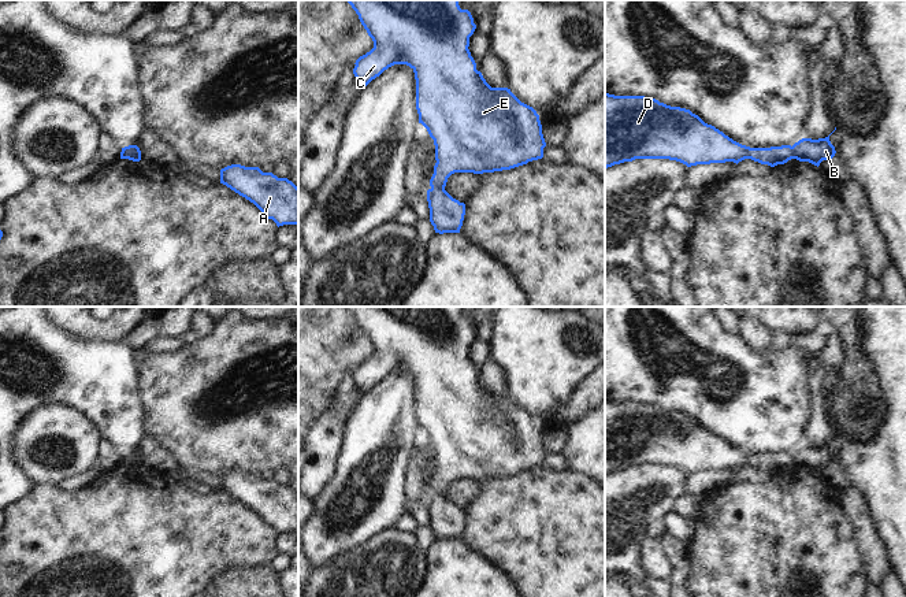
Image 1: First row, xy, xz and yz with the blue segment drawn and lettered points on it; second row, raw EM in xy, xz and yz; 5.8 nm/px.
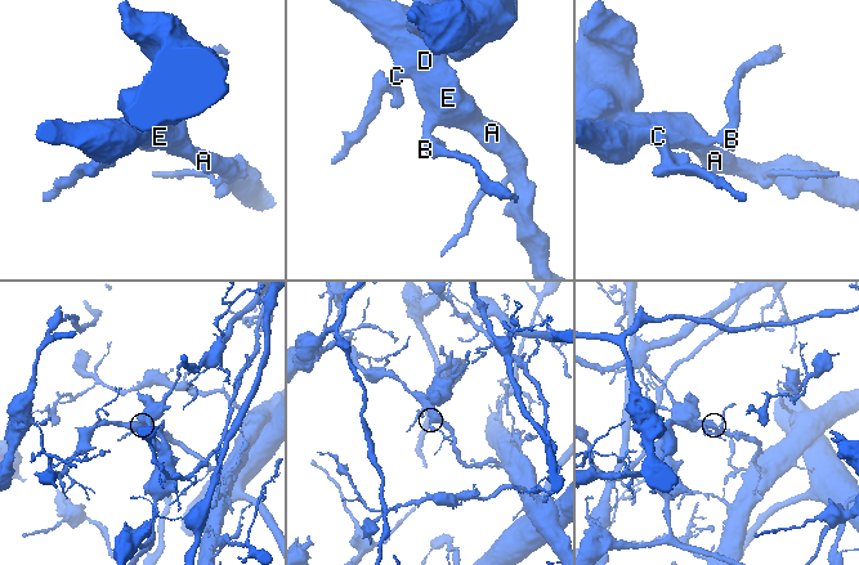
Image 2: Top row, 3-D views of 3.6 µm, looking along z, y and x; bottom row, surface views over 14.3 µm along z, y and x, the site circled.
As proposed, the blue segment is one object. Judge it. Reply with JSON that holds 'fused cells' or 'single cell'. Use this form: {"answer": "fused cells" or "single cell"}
{"answer": "fused cells"}

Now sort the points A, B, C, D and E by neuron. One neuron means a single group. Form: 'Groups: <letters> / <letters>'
Groups: A C D E / B.

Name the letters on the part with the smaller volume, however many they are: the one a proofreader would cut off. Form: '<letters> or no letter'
B

